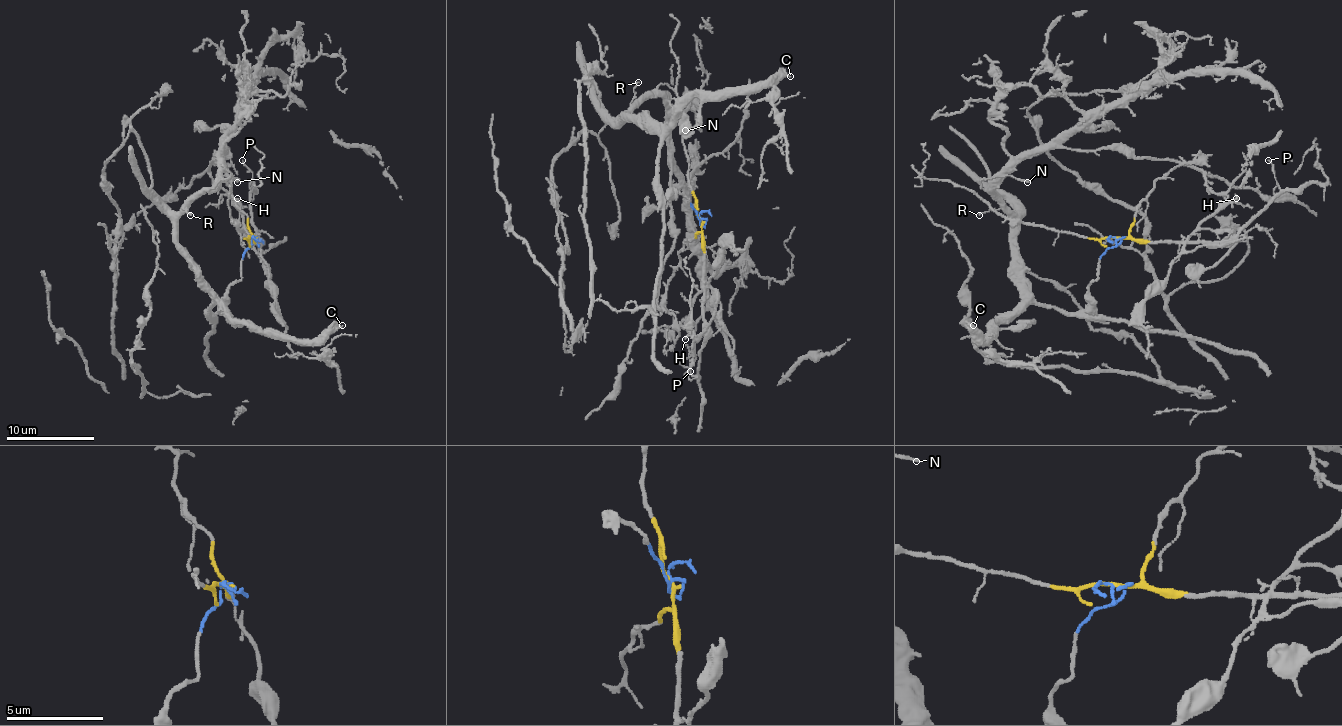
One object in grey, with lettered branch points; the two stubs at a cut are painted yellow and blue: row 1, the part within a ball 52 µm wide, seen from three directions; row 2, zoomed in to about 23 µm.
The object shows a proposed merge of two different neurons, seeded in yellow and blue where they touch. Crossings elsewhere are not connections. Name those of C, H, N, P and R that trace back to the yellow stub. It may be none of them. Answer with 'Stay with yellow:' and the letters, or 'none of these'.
Stay with yellow: H, P

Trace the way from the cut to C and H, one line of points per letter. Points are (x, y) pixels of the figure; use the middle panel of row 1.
C: (700, 221), (678, 192), (662, 194), (658, 164), (665, 126), (695, 96), (772, 85), (790, 76)
H: (700, 221), (704, 247), (702, 287), (691, 304), (689, 335), (684, 339)

